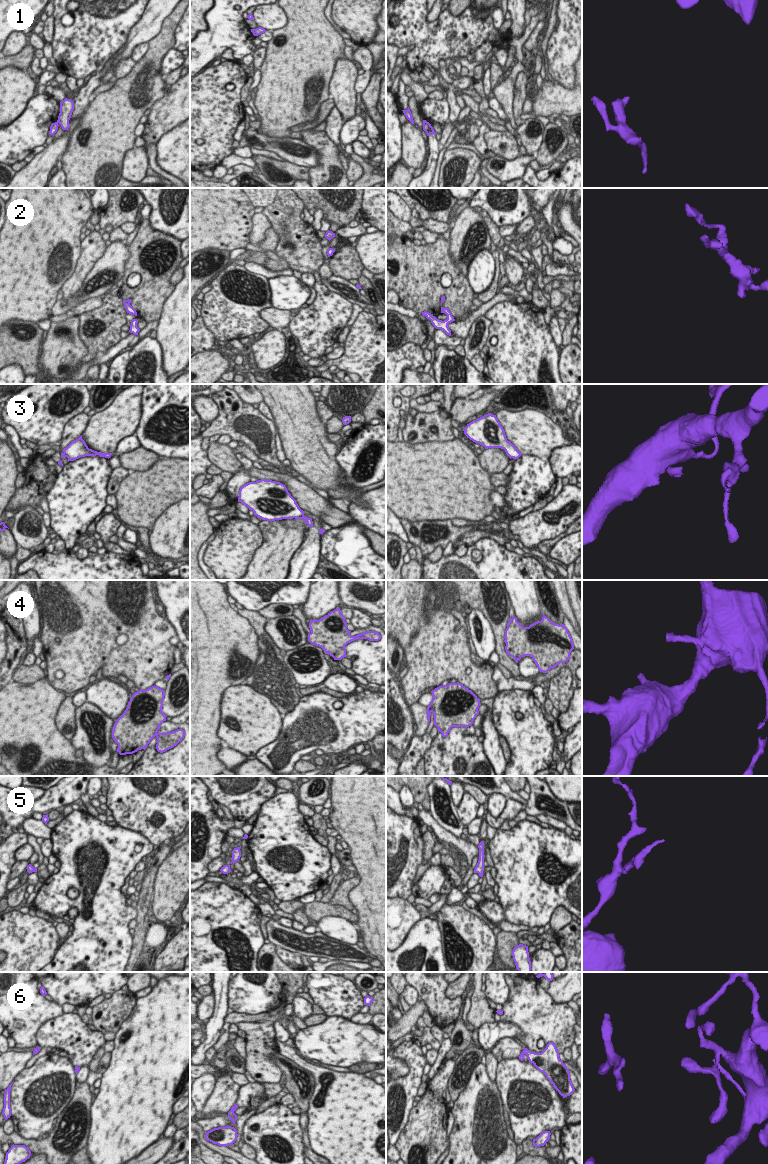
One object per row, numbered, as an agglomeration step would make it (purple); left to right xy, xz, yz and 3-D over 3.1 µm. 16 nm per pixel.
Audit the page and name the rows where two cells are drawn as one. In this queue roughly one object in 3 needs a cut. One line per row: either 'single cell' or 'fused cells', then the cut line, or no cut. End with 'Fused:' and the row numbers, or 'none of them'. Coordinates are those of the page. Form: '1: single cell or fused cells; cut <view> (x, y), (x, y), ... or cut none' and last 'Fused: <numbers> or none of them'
1: fused cells; cut xz (252, 29), (255, 35)
2: single cell; cut none
3: single cell; cut none
4: single cell; cut none
5: single cell; cut none
6: single cell; cut none
Fused: 1

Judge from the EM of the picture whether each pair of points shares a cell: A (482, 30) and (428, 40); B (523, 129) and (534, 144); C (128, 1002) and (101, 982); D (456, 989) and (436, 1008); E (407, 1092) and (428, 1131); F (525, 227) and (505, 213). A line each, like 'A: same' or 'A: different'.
A: same
B: same
C: different
D: different
E: different
F: different

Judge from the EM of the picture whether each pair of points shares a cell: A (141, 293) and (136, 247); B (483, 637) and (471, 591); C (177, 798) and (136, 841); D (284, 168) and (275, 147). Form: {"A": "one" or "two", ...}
{"A": "one", "B": "two", "C": "two", "D": "two"}

